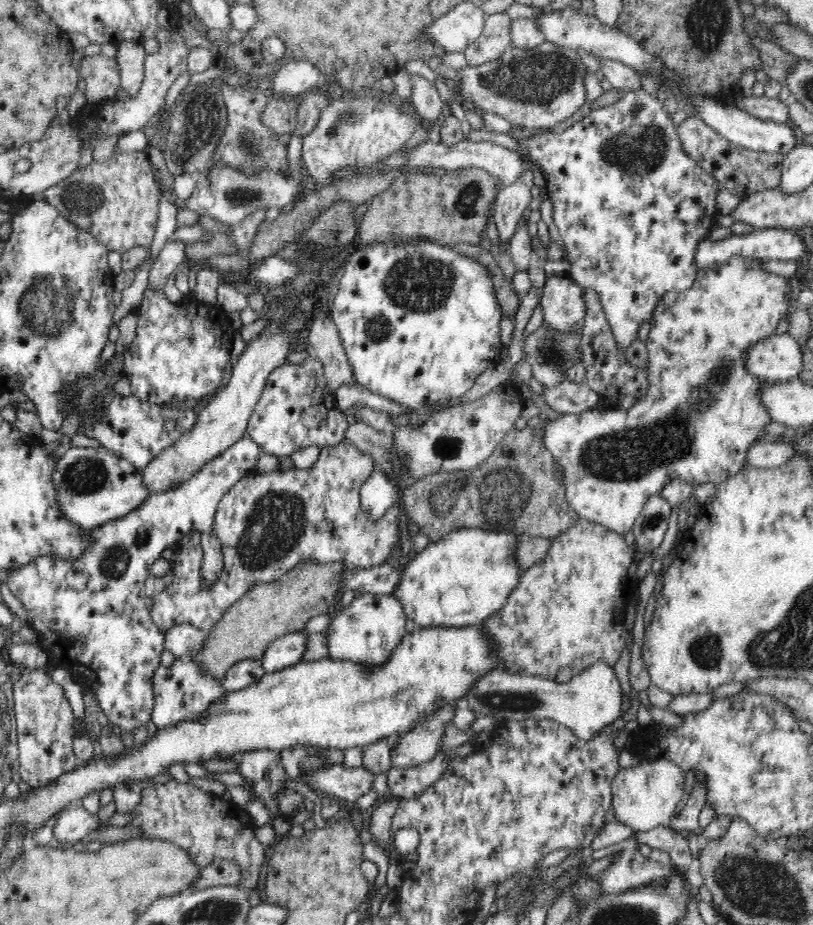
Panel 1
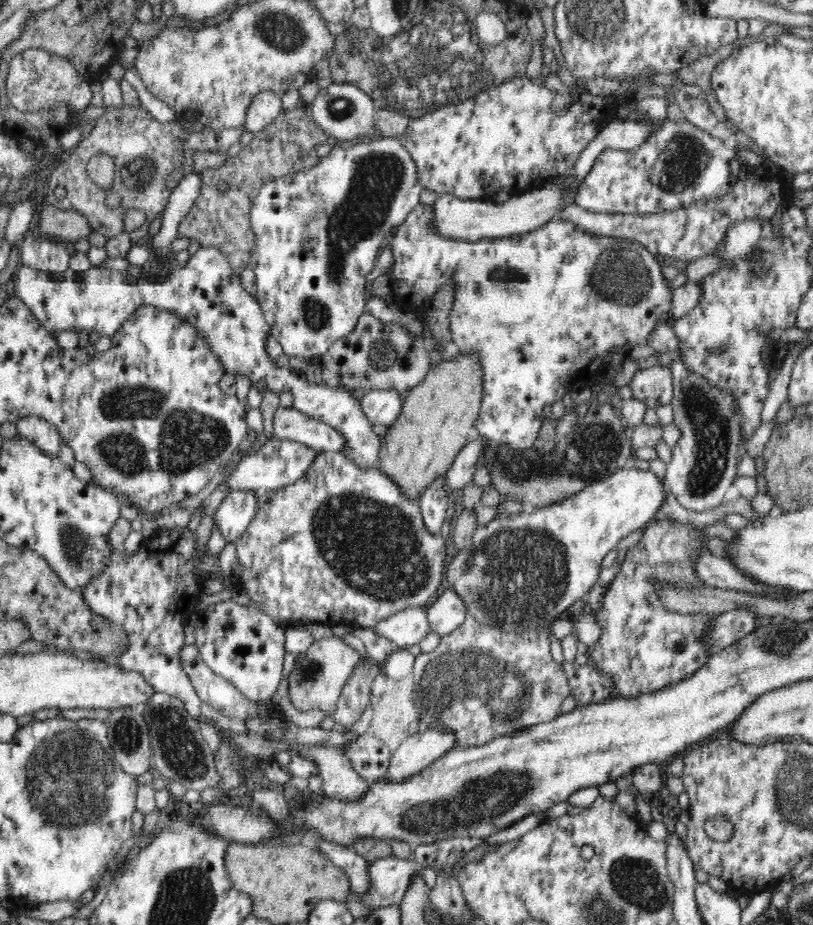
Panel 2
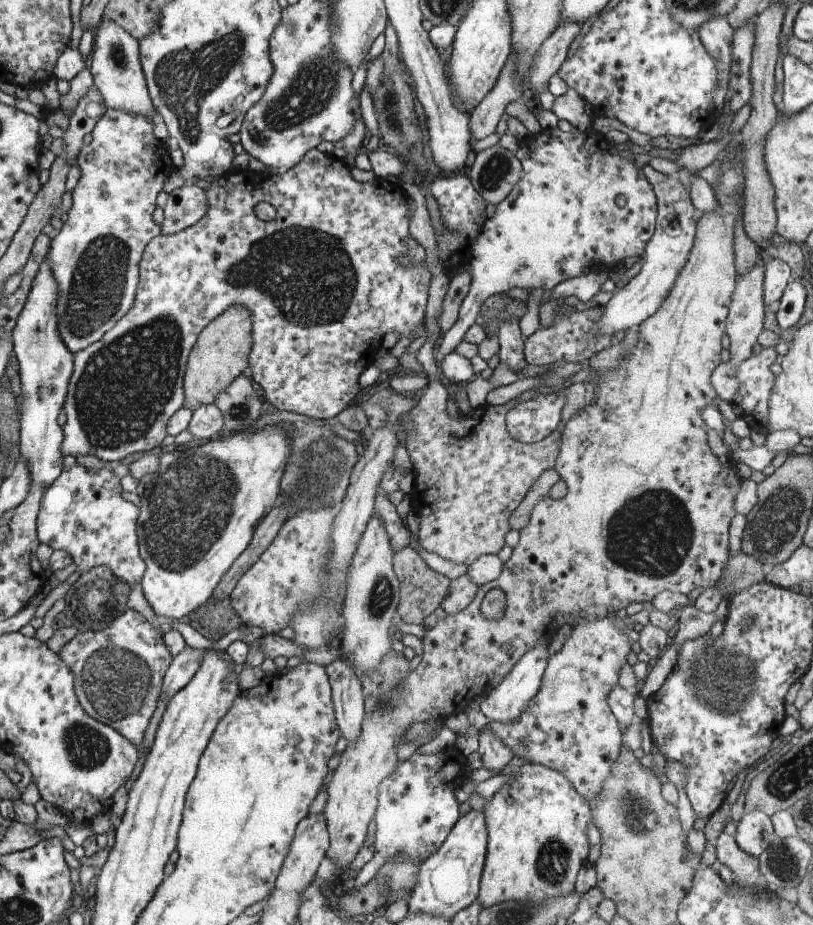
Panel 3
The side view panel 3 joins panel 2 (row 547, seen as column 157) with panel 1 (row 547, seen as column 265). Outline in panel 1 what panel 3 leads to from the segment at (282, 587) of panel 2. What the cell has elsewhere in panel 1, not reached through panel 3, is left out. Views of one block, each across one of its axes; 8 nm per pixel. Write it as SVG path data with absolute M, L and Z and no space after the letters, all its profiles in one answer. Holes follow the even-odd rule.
M350 441L331 447L321 447L316 464L308 469L278 469L260 474L251 471L220 498L213 520L213 532L221 545L224 568L214 584L203 584L202 572L206 571L207 551L202 549L201 534L190 531L175 545L171 561L173 581L164 592L154 598L151 607L152 621L161 631L178 625L192 625L210 631L224 613L238 602L253 586L279 579L292 567L302 562L331 563L348 561L352 566L366 568L384 562L397 548L400 534L400 506L389 509L379 522L372 522L361 509L361 486L378 467L368 454L364 454Z

